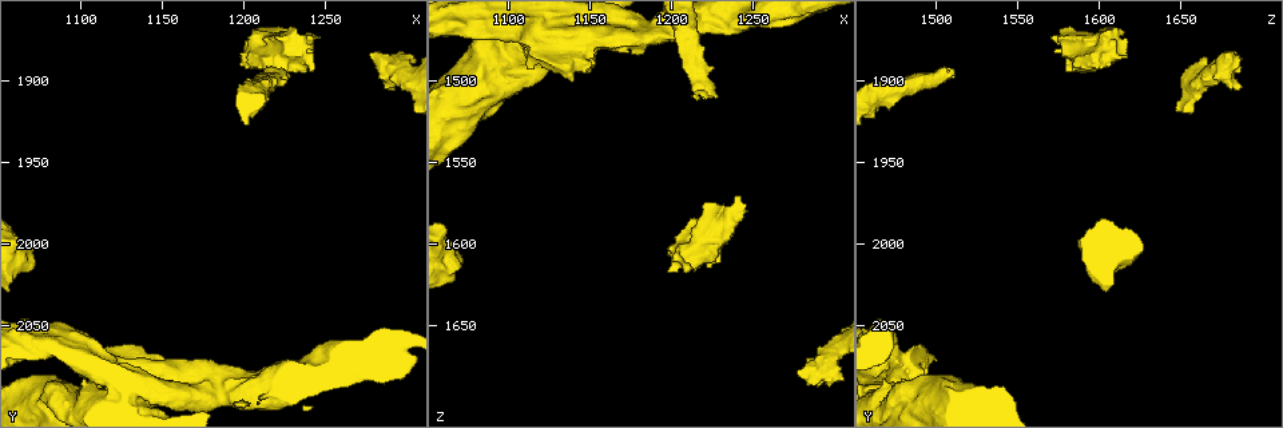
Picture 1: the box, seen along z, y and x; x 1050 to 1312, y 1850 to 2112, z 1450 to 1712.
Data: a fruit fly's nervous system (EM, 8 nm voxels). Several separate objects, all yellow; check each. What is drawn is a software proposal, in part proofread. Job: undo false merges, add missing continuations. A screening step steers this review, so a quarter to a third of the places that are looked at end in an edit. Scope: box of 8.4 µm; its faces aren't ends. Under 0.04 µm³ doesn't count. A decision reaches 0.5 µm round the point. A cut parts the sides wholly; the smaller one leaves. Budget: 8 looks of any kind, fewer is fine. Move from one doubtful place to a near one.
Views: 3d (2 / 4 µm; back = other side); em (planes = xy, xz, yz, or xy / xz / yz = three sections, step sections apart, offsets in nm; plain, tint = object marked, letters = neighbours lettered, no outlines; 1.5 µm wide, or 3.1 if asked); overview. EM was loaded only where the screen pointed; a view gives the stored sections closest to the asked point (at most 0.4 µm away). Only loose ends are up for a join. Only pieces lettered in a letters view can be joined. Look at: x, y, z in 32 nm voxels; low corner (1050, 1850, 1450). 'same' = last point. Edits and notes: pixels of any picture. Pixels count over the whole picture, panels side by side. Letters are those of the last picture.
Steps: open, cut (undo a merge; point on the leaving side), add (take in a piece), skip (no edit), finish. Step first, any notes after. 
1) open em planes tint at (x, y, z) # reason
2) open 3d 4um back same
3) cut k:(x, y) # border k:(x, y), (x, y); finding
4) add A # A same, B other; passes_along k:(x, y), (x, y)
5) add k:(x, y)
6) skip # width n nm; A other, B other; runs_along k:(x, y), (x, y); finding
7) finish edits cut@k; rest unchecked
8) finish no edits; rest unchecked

open 3d 4um at (1242, 1874, 1572) # an open end

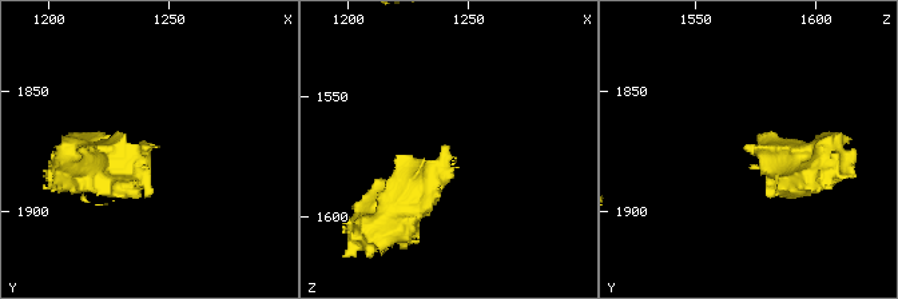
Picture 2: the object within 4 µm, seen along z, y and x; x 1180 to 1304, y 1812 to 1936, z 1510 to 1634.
open em xy step 8 letters at (1241, 1875, 1571) # need the tissue

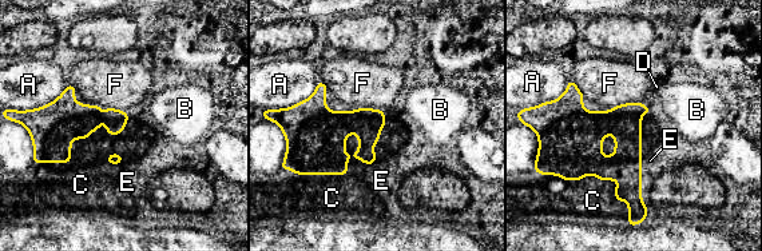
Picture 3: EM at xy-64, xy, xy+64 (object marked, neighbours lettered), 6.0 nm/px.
open em planes letters same # cut it another way

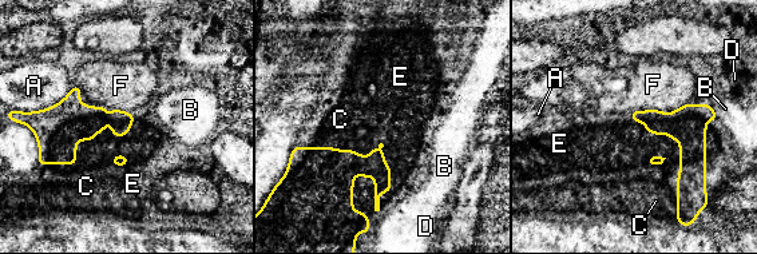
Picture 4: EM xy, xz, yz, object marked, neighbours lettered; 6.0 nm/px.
add E # longest_contact E 650 nm; A other, B other, C other, D other, E same, F other; it goes on there

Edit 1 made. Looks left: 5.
open em planes letters at (1226, 1896, 1510) # end of a long branch

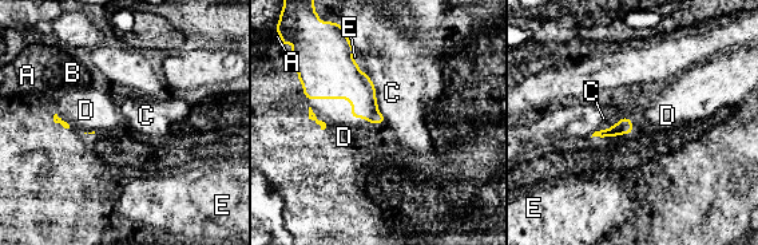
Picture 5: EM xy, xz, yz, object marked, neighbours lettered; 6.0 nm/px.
add D # A other, B other, C other, D same, E other; passes_along 5:(325, 68), (348, 98), (344, 137); the cell continues

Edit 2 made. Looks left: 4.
open overview # redraw

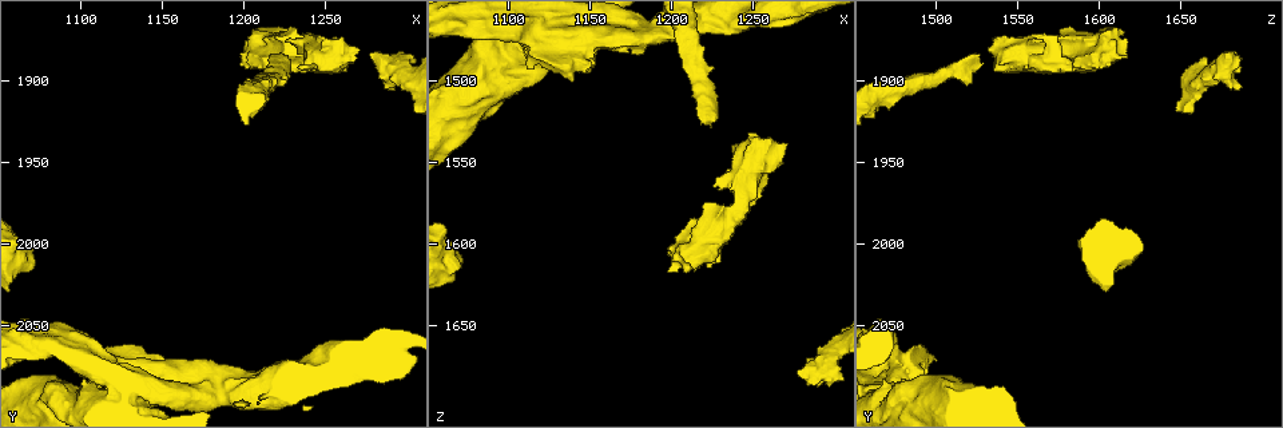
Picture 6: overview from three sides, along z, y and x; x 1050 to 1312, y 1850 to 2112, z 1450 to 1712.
open em planes letters at (1178, 2072, 1476) # branch stops here

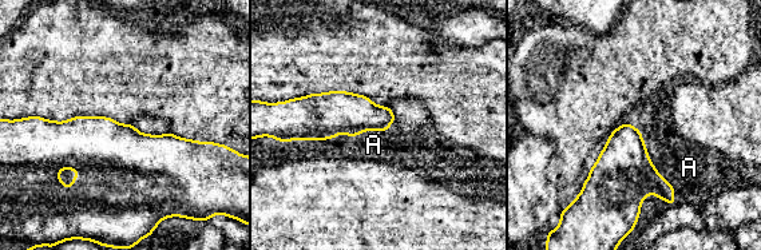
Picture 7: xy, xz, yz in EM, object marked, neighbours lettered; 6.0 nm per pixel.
skip # A other; border 7:(373, 129), (285, 142); no lettered piece goes on from it

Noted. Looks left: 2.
finish edits add@4, add@5; rest unchecked

